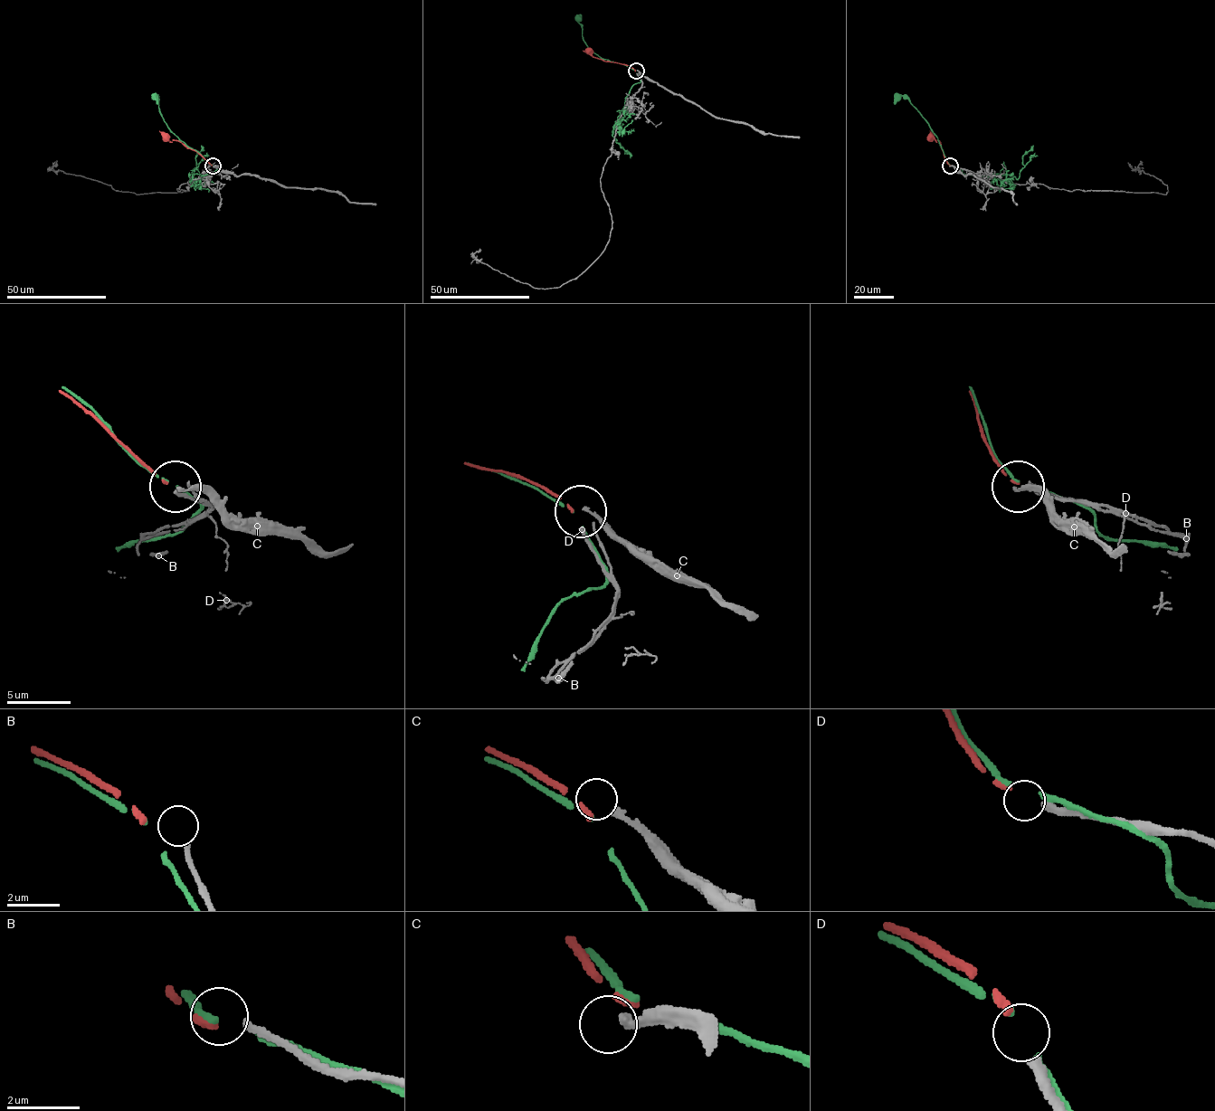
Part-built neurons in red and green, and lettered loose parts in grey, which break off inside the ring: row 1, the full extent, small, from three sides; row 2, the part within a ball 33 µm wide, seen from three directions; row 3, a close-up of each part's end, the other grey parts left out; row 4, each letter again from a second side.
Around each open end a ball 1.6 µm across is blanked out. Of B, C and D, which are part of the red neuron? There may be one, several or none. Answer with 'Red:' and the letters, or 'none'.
Red: D

